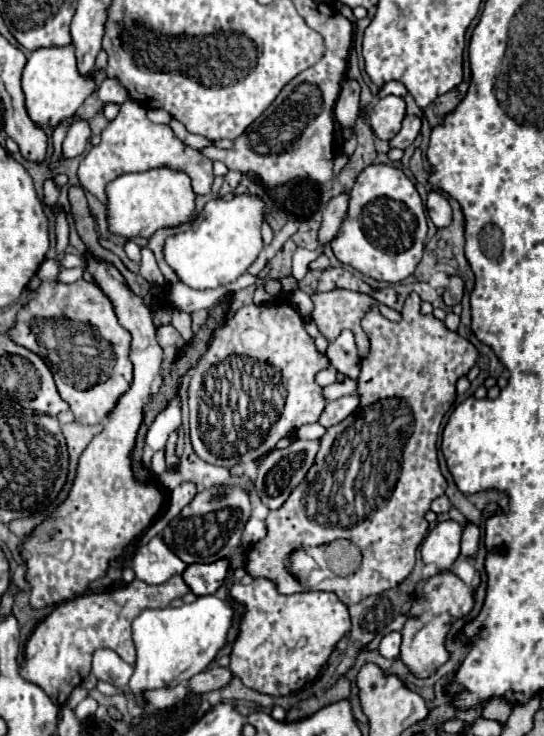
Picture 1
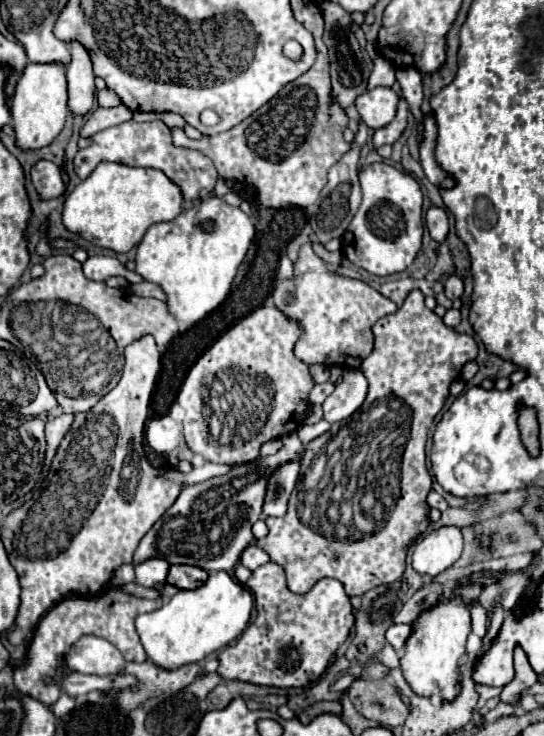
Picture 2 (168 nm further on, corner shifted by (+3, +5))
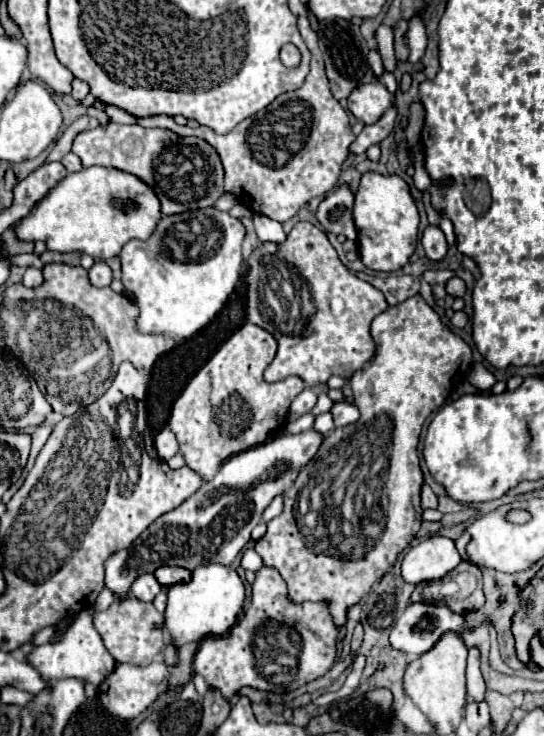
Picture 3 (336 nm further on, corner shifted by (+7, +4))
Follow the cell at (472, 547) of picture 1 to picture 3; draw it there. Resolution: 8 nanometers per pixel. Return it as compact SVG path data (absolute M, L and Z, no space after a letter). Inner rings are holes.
M477 647L469 649L467 657L467 697L481 701L485 697L485 681L481 677L481 653Z

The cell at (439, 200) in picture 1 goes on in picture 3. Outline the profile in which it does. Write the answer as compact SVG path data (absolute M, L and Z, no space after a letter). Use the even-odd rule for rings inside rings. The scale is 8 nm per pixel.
M429 225L425 229L421 243L423 243L423 249L425 249L427 257L433 259L433 261L443 259L445 253L447 253L447 239L445 239L443 231L437 225Z

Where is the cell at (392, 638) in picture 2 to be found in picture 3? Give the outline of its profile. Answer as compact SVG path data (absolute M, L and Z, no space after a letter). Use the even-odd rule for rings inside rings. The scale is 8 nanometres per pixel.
M413 603L413 605L407 605L403 615L393 623L389 641L391 641L393 649L399 649L399 651L407 653L409 659L417 659L419 655L423 655L423 651L429 651L435 645L435 639L439 639L439 635L443 635L443 631L453 629L457 633L463 633L463 627L465 627L463 617L461 615L453 615L443 605Z

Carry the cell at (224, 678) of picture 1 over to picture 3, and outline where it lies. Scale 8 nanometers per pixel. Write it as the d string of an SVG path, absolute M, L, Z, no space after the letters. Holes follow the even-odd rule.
M153 661L147 667L117 663L113 673L99 685L99 701L103 703L103 707L107 707L111 715L121 719L135 719L159 697L159 693L167 691L169 677L171 677L171 671L165 663Z

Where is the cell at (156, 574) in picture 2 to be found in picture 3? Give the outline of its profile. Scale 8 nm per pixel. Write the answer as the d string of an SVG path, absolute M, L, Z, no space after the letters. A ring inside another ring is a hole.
M143 573L143 575L139 575L139 577L133 581L131 591L133 591L133 595L135 595L137 599L141 599L141 601L153 601L153 597L161 591L161 585L157 583L157 579L155 579L153 573Z

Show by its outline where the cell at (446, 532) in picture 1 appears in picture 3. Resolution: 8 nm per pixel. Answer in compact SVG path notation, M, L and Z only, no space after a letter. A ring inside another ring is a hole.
M435 535L409 549L401 565L401 575L405 581L419 585L423 581L441 579L459 563L461 555L457 553L455 543L449 537Z

